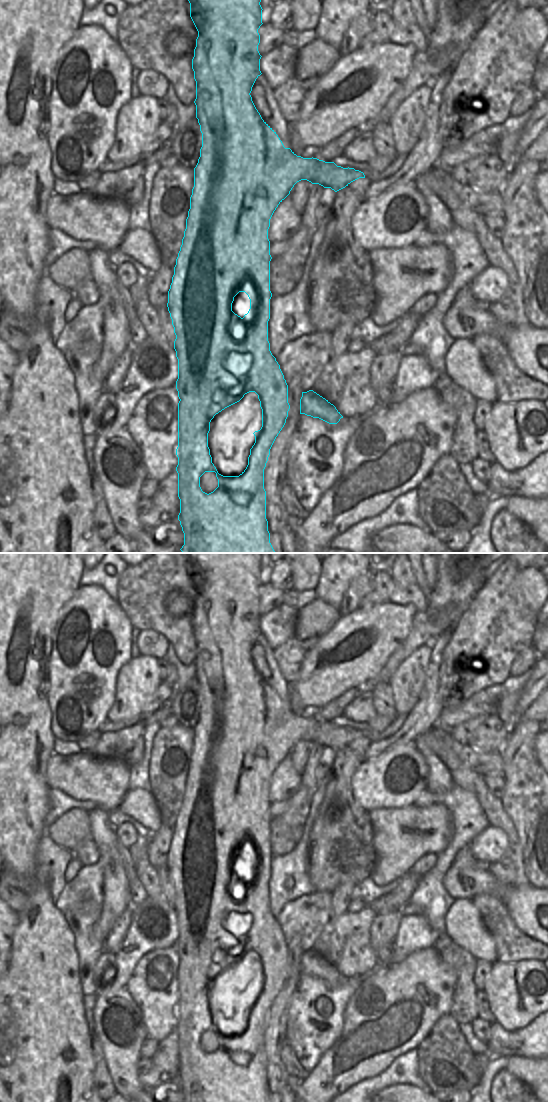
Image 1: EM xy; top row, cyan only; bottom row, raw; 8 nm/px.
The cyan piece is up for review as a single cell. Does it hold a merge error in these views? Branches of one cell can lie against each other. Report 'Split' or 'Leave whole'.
Leave whole

